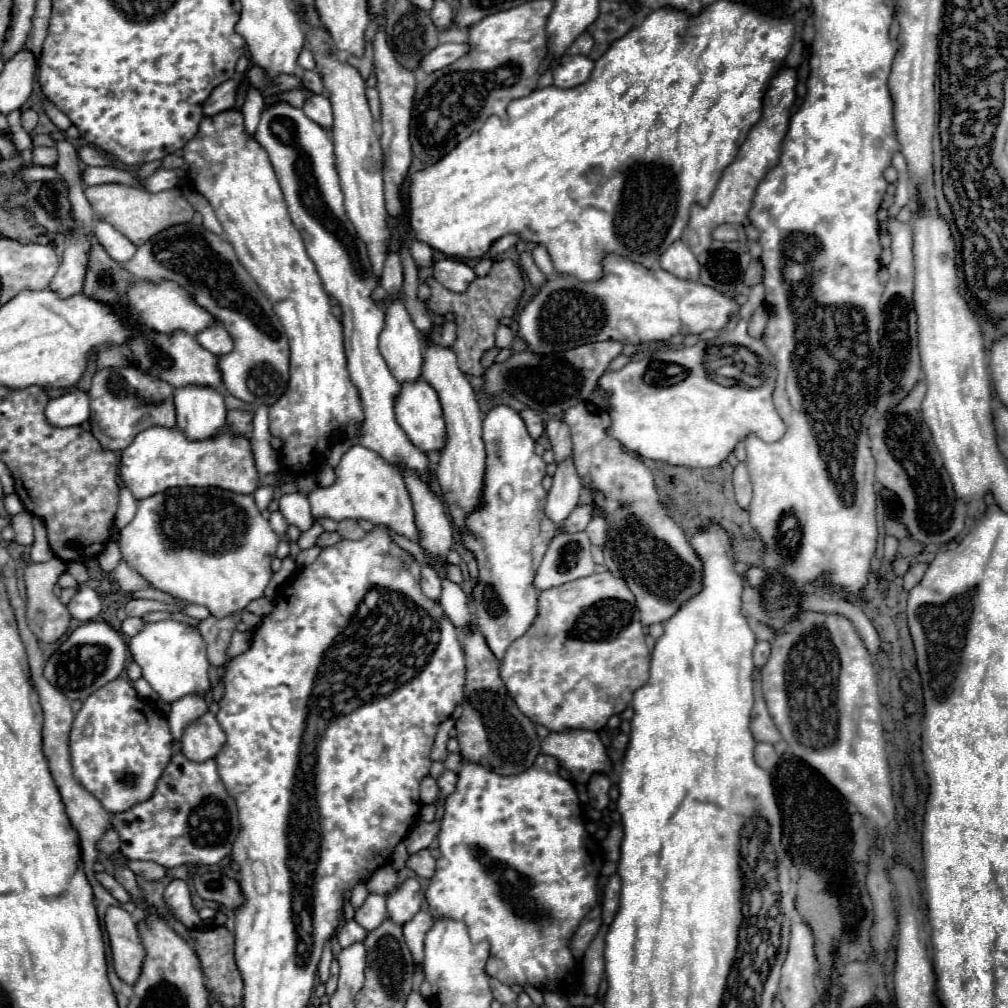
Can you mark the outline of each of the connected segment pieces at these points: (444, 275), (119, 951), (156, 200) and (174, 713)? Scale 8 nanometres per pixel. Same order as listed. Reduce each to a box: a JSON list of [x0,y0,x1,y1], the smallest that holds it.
[[433,259,475,293],[105,907,145,985],[85,183,195,247],[167,695,207,743]]

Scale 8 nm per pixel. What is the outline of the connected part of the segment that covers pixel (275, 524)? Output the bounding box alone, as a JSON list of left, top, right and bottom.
[269,511,287,535]

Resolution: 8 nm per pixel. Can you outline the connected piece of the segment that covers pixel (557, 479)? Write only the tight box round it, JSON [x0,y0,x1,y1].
[545,459,581,531]

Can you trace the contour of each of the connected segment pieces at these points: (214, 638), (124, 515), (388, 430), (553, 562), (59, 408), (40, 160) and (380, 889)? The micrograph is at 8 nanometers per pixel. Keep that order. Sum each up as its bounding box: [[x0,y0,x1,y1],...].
[[193,617,237,667],[115,487,137,529],[255,101,431,483],[535,533,593,591],[45,389,89,427],[33,147,57,167],[367,865,397,895]]

